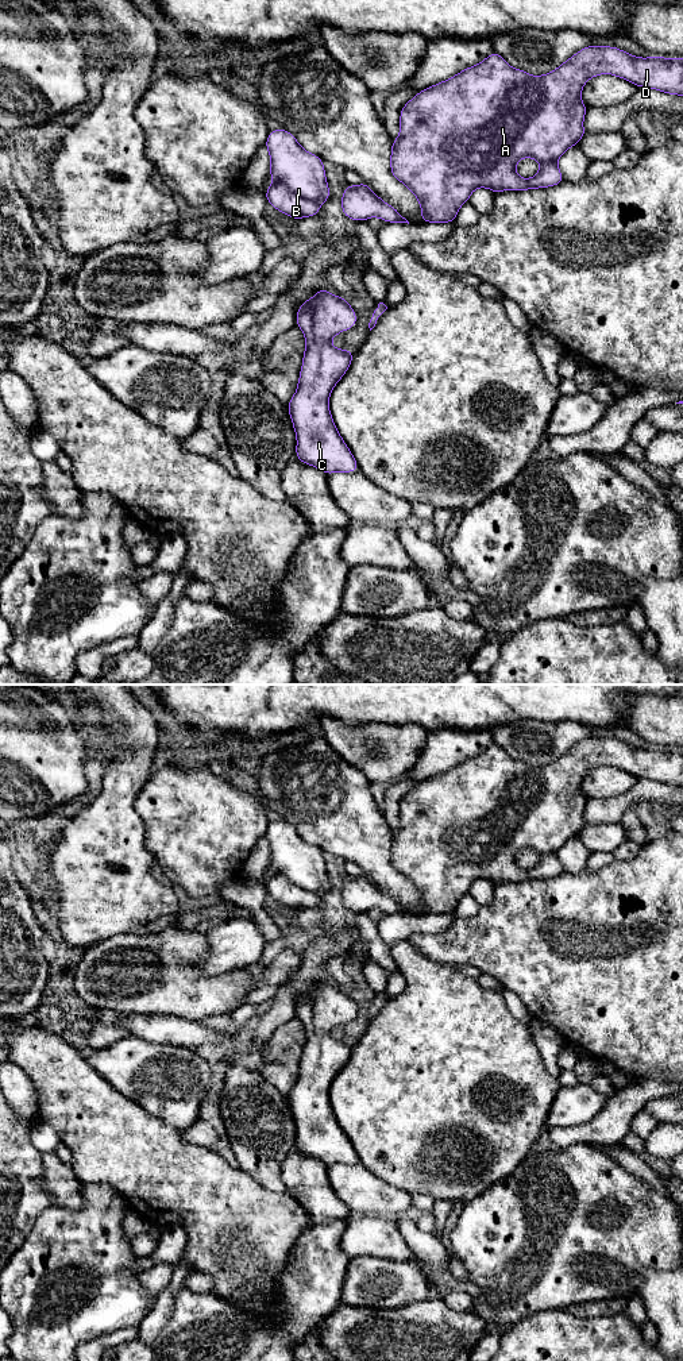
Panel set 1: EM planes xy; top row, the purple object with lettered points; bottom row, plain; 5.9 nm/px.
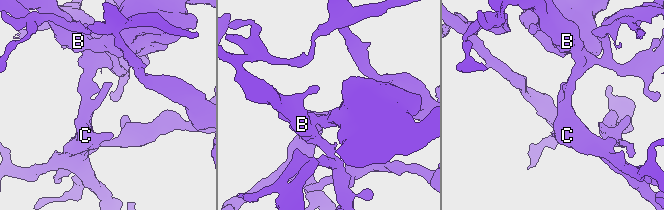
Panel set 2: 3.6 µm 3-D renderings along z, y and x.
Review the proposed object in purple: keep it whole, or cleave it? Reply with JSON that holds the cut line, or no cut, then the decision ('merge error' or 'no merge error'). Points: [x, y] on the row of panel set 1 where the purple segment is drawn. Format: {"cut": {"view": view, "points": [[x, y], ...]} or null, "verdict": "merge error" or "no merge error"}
{"cut": null, "verdict": "no merge error"}

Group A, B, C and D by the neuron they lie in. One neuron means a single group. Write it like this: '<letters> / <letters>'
A B C D

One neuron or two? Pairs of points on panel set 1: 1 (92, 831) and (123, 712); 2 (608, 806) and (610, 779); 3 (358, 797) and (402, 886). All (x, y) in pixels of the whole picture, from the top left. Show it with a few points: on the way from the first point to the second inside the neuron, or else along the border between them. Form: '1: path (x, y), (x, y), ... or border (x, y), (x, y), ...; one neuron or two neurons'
1: path (116, 801), (127, 771), (143, 755), (147, 741); one neuron
2: border (637, 782), (625, 793), (589, 799); two neurons
3: path (358, 820), (358, 831), (379, 866); one neuron

